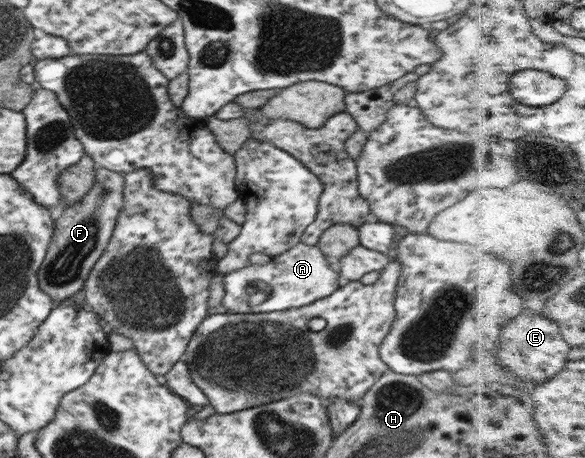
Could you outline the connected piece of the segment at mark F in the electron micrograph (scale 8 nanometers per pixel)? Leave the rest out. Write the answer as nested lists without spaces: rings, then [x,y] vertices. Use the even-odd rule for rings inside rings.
[[[97,165],[94,166],[94,169],[95,183],[91,185],[91,189],[82,195],[78,202],[63,209],[61,216],[54,220],[54,230],[49,244],[47,244],[45,257],[36,271],[38,288],[55,302],[71,298],[77,291],[81,290],[88,271],[93,267],[103,249],[107,247],[117,215],[122,209],[125,173],[109,171]]]

